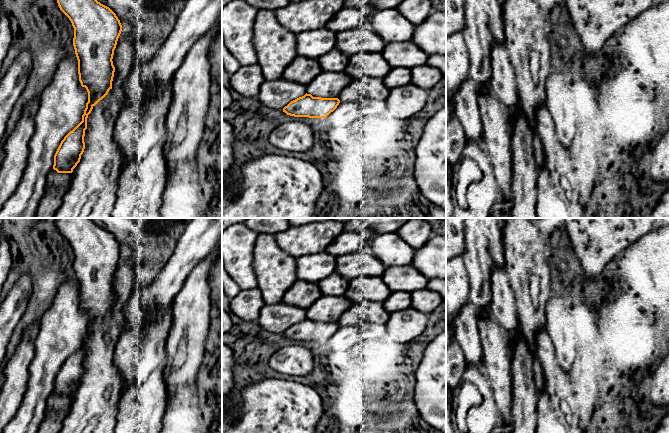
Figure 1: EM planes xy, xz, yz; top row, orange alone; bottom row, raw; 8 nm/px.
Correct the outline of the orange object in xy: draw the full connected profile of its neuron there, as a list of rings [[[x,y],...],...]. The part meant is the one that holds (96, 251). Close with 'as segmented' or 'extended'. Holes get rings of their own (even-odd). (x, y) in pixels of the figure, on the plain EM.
[[[57,218],[57,227],[74,252],[79,305],[88,316],[82,345],[64,361],[54,379],[53,393],[72,397],[85,373],[88,339],[112,313],[112,283],[122,249],[116,238],[91,218]]]; as segmented

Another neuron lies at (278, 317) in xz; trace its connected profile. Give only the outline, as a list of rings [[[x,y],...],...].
[[[281,301],[270,305],[265,304],[257,322],[271,333],[283,334],[291,325],[305,318],[305,309]]]

